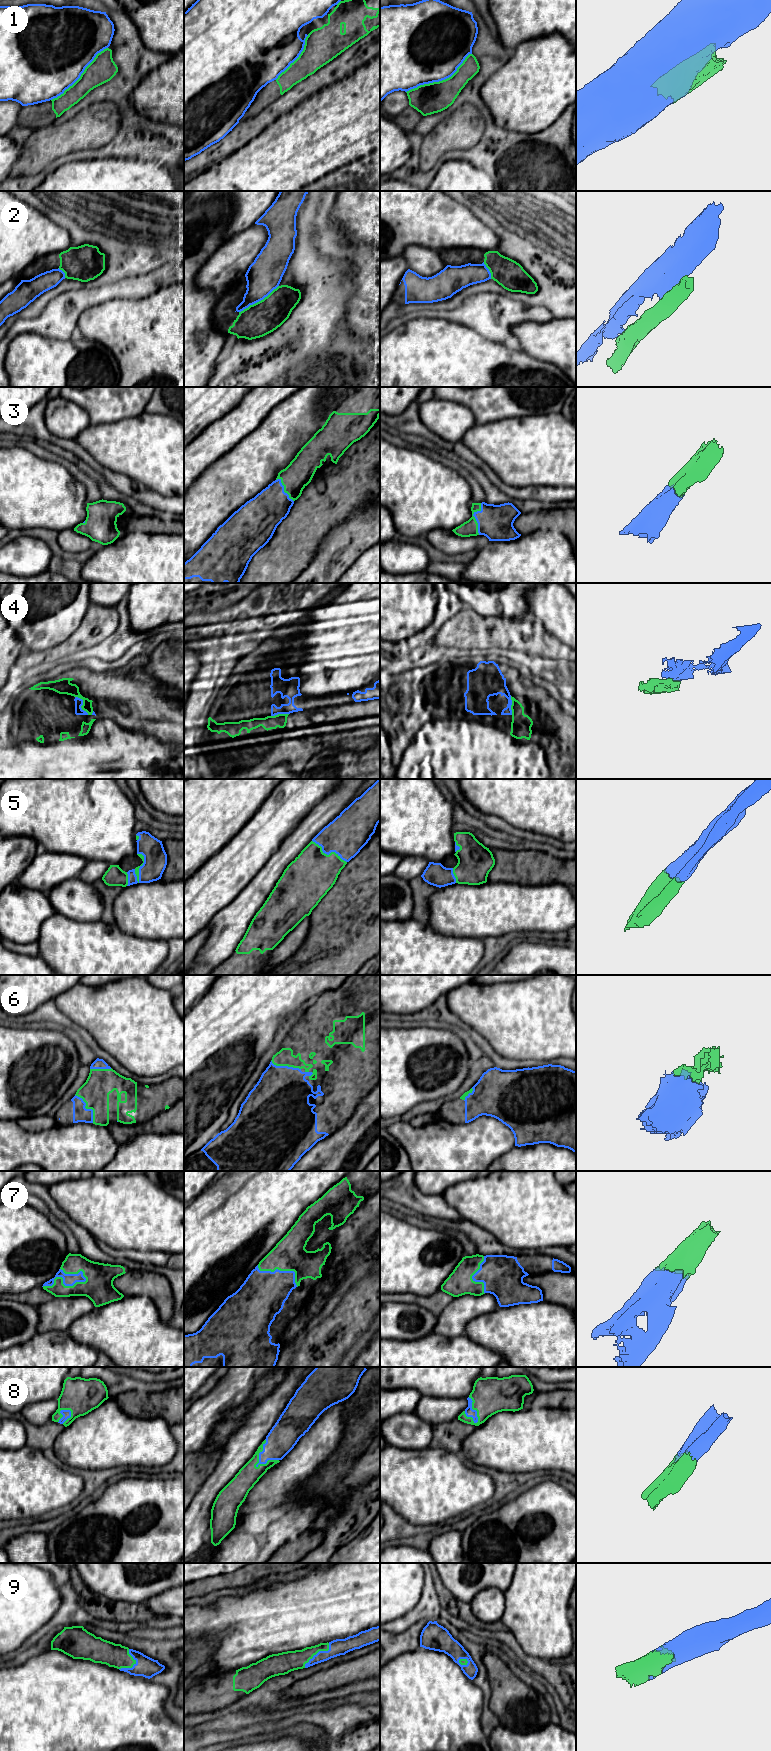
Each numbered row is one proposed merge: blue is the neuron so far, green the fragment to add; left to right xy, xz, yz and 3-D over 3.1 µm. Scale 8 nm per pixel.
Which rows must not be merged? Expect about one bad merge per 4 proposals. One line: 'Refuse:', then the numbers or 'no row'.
Refuse: 1, 2

